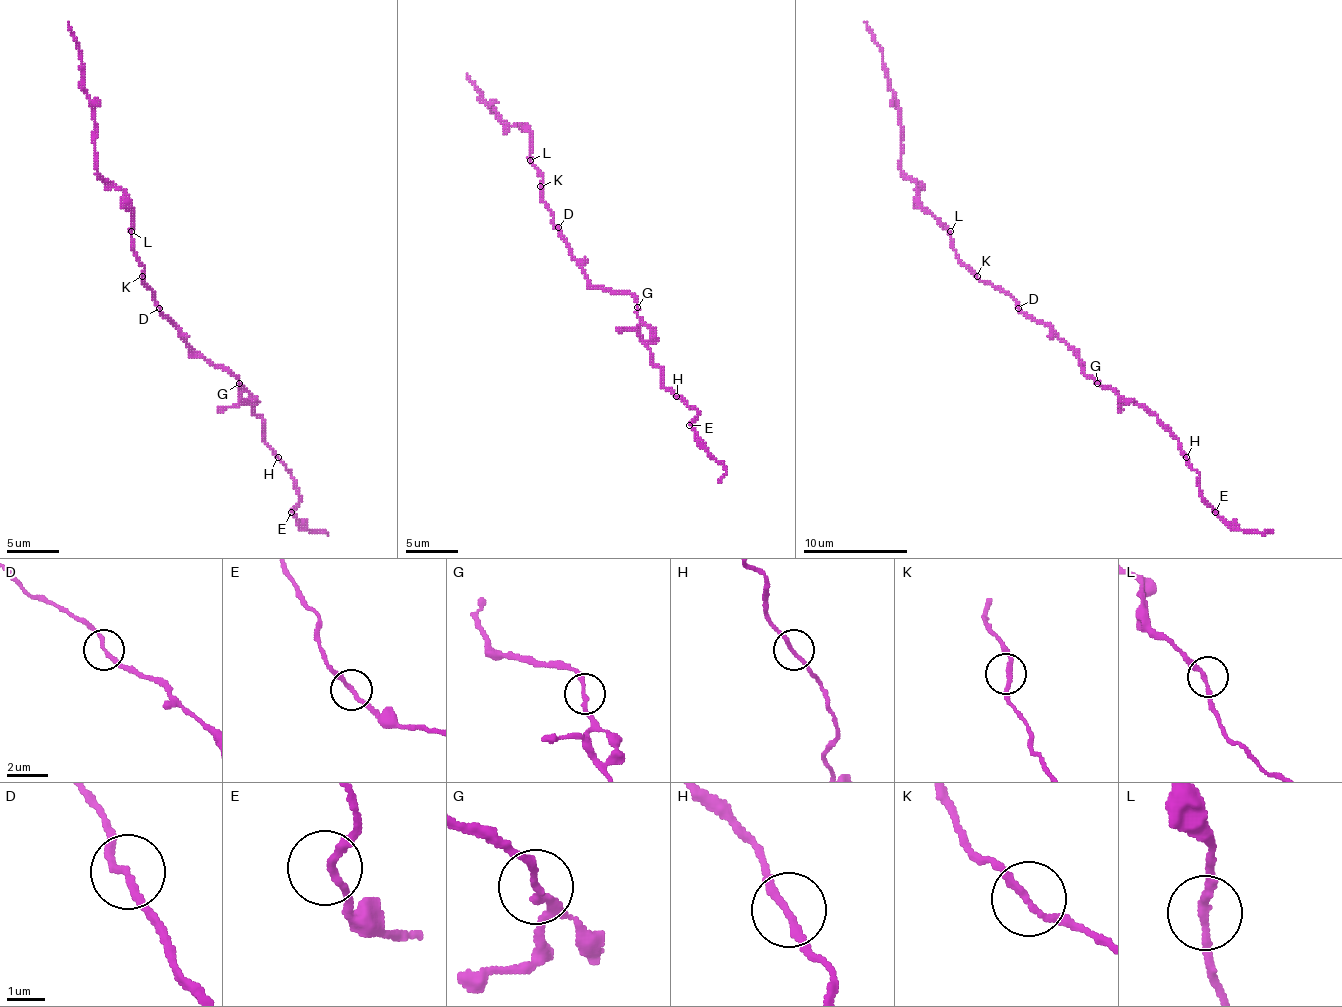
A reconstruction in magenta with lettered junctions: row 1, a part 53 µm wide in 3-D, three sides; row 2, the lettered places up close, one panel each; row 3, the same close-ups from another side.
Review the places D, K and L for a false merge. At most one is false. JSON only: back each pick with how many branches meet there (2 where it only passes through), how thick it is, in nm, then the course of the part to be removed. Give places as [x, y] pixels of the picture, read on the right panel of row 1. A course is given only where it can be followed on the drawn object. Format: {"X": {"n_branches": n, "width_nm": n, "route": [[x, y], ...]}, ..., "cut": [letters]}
{"cut": []}

